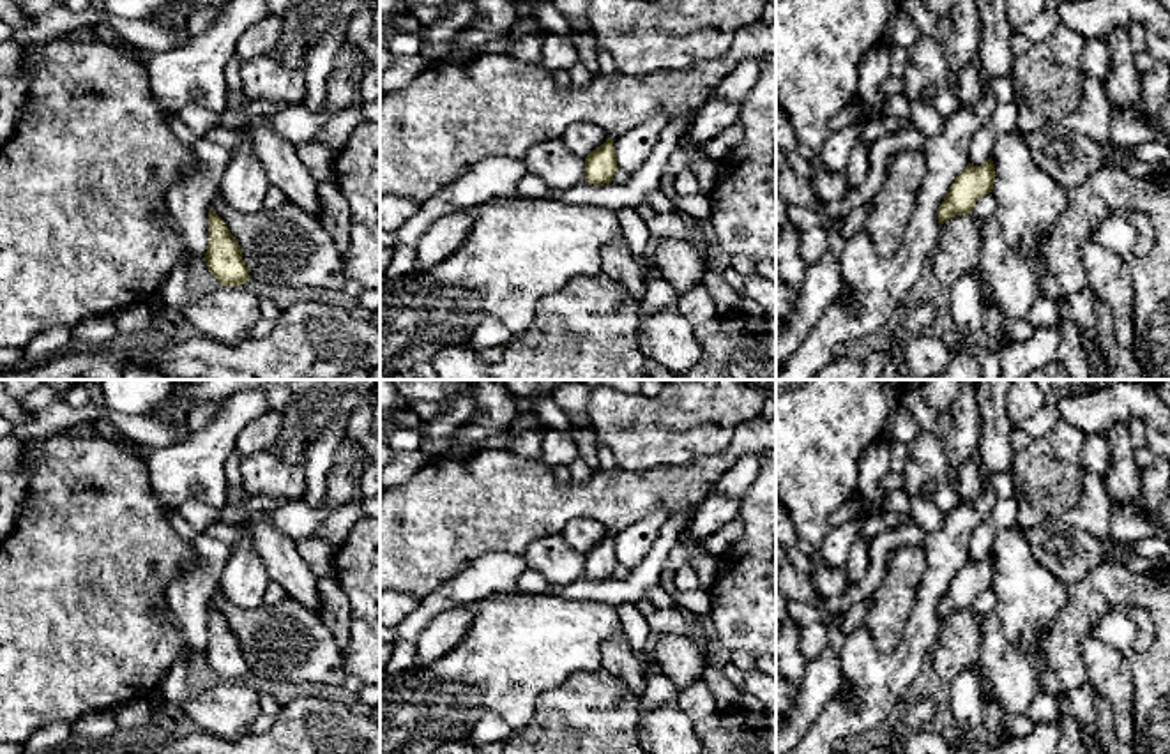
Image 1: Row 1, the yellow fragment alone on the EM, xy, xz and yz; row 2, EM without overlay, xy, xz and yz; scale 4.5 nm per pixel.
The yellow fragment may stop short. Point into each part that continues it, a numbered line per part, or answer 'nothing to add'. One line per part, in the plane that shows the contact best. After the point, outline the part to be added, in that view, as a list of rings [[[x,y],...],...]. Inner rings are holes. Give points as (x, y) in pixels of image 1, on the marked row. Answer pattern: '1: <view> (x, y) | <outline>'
nothing to add

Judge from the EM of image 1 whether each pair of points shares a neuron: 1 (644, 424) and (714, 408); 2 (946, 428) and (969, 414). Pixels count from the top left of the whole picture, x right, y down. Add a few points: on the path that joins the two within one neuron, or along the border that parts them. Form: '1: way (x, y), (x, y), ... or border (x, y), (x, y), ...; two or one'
1: way (661, 424), (681, 424), (697, 415); one
2: way (951, 428), (964, 419); one

